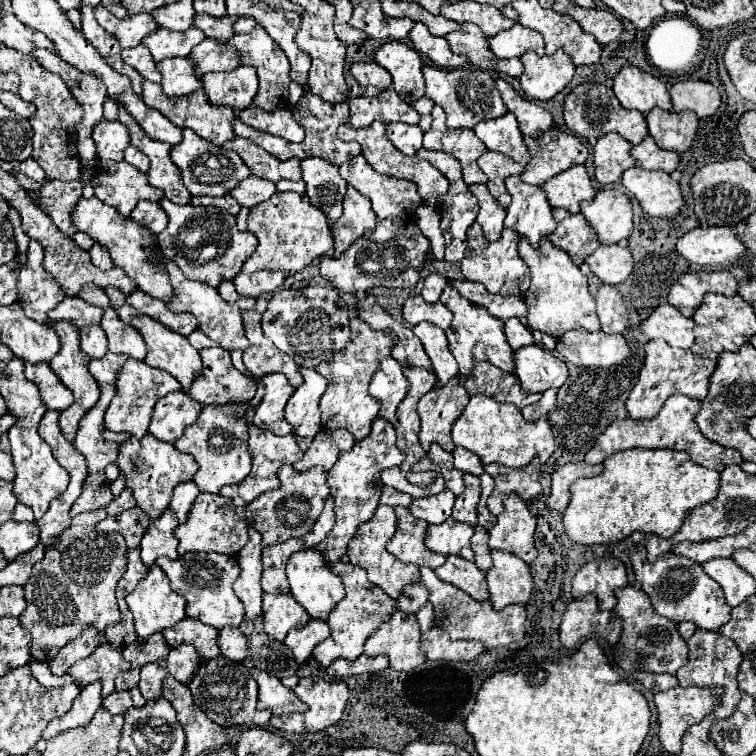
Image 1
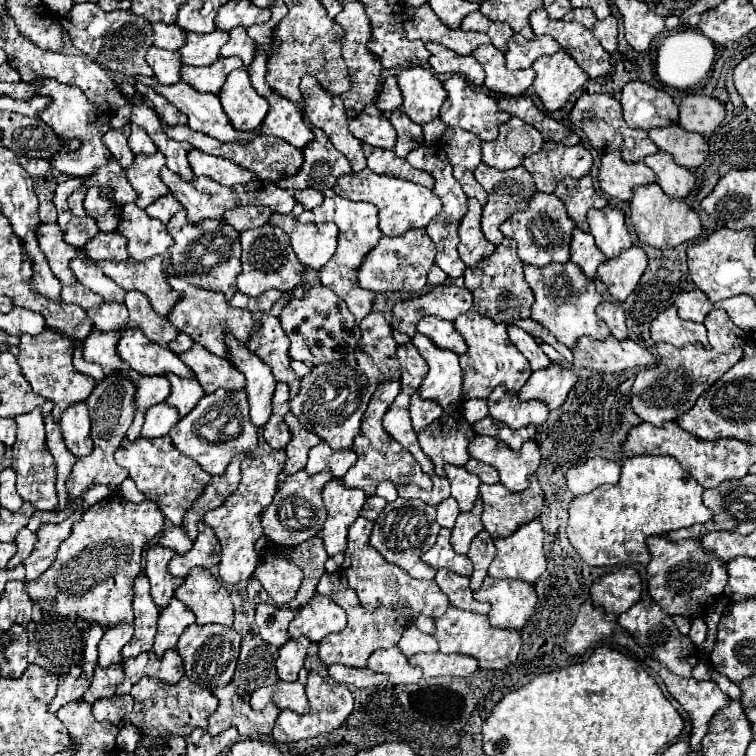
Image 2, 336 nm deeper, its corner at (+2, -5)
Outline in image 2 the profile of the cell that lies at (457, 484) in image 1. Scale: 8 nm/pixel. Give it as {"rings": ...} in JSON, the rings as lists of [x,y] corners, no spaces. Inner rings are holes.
{"rings":[[[446,464],[444,470],[452,484],[452,496],[458,502],[460,510],[470,512],[474,508],[476,500],[480,498],[480,484],[482,484],[480,478],[470,474],[466,468],[452,466],[452,464]]]}

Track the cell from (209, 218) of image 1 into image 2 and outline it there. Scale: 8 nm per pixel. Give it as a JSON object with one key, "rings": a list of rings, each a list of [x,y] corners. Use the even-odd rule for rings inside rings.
{"rings":[[[176,212],[166,224],[174,244],[168,248],[176,274],[194,286],[222,292],[230,300],[236,292],[236,276],[242,272],[240,264],[240,234],[224,220],[204,220],[200,224],[186,224],[186,212]]]}

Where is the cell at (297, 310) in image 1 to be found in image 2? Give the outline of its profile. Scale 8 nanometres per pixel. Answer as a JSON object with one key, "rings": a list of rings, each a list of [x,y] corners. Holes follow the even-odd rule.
{"rings":[[[314,286],[302,298],[290,298],[280,314],[282,328],[290,338],[290,358],[316,366],[322,362],[334,362],[354,352],[360,340],[360,328],[352,320],[344,300],[340,300],[330,288]]]}

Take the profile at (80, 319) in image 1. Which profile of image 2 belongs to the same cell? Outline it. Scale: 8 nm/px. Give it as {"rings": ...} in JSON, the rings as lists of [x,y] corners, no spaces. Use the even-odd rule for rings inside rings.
{"rings":[[[80,282],[72,284],[72,286],[62,286],[62,292],[60,292],[60,298],[68,304],[80,304],[84,306],[86,310],[88,308],[94,308],[102,302],[102,298],[98,294],[94,294],[92,290],[84,288]]]}

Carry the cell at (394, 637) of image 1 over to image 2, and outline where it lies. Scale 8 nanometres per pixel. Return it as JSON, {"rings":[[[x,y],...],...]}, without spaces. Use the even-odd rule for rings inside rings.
{"rings":[[[392,646],[392,648],[386,648],[386,650],[376,650],[368,658],[368,668],[372,672],[388,674],[392,684],[414,684],[422,678],[420,668],[410,666],[408,658],[402,656],[398,646]]]}

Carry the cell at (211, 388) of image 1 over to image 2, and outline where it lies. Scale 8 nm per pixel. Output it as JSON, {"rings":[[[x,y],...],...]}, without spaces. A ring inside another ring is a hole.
{"rings":[[[194,344],[188,352],[180,354],[180,360],[194,370],[196,380],[206,394],[216,388],[244,388],[244,374],[226,358],[212,356],[200,344]]]}

